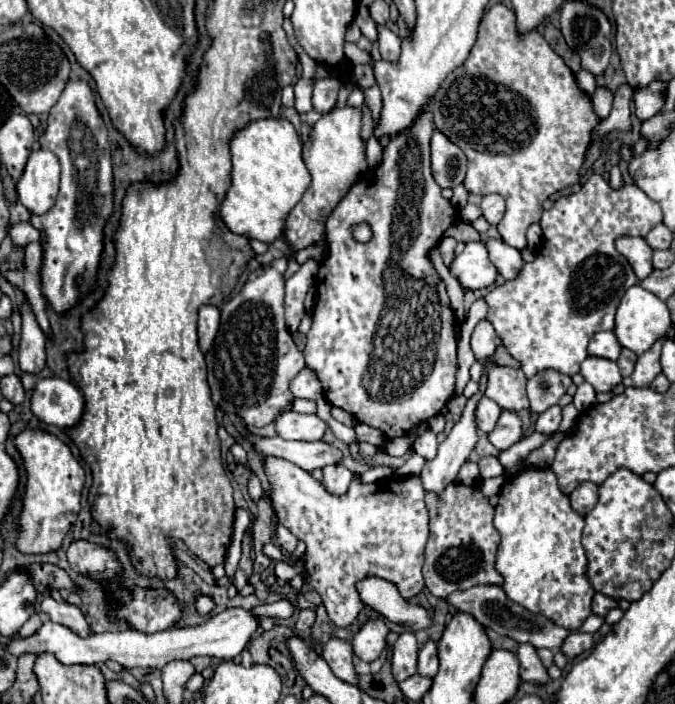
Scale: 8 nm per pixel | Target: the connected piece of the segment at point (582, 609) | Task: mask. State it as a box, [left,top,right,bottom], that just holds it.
[494,467,596,631]

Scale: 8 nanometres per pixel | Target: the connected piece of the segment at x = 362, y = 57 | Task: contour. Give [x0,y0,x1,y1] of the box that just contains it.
[344,43,372,65]

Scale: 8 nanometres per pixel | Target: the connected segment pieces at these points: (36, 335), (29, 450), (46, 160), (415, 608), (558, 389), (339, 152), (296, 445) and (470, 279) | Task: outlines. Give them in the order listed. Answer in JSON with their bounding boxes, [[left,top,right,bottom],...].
[[18,303,46,375],[16,429,86,553],[16,149,60,215],[356,577,432,631],[528,369,572,413],[284,105,368,251],[250,435,342,471],[450,241,498,291]]

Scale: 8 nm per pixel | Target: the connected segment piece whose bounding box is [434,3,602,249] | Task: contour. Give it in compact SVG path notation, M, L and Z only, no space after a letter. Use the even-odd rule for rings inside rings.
M496 3L482 17L478 39L468 59L442 81L434 97L434 125L468 157L464 185L470 193L498 193L506 199L506 213L498 225L498 233L516 249L526 249L526 229L540 221L542 203L560 189L580 183L580 169L600 121L590 95L578 87L574 73L552 51L544 35L530 31L518 37L514 13L502 3Z

